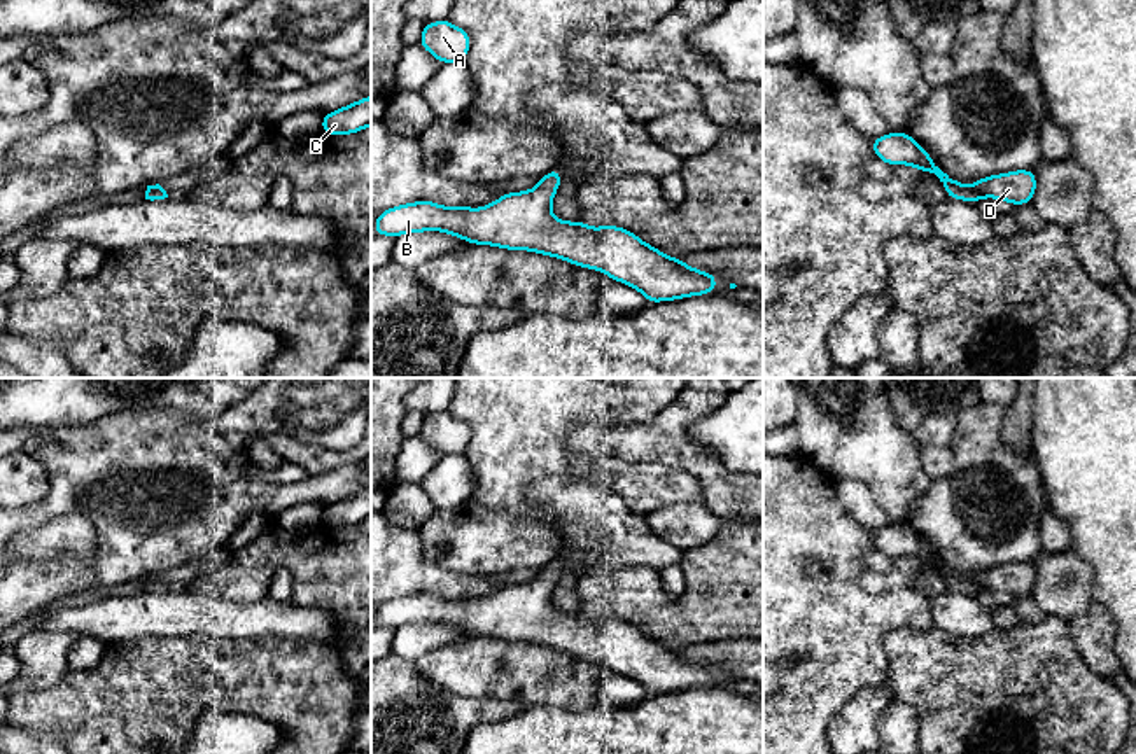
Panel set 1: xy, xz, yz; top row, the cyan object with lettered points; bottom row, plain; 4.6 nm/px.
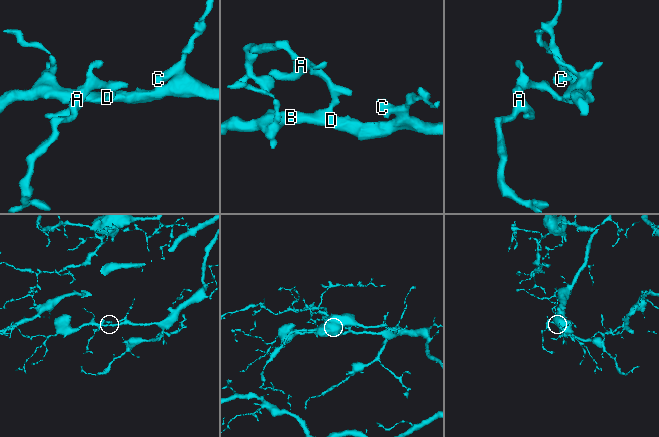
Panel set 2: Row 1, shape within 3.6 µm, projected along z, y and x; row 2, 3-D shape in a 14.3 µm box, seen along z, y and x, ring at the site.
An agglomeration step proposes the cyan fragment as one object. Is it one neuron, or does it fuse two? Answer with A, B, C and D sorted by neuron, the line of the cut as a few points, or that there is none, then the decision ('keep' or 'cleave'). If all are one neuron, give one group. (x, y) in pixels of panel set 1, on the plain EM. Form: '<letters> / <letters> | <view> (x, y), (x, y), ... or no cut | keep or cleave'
A B C D | no cut | keep

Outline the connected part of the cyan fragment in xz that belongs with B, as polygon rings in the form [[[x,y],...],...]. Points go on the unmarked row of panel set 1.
[[[550,562],[539,570],[539,577],[522,584],[506,584],[494,595],[481,600],[443,598],[427,591],[397,597],[380,604],[373,626],[397,630],[408,625],[443,623],[471,637],[492,637],[508,642],[537,644],[558,649],[571,656],[604,663],[611,672],[639,682],[648,695],[674,693],[691,688],[705,688],[716,682],[714,665],[693,661],[679,649],[669,649],[648,637],[639,628],[620,618],[590,619],[581,612],[564,614],[551,607],[551,591],[562,574],[560,562]]]

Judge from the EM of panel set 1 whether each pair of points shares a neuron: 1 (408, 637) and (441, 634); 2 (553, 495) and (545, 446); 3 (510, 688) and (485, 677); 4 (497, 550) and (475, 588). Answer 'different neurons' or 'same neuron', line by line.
1: same neuron
2: different neurons
3: same neuron
4: different neurons

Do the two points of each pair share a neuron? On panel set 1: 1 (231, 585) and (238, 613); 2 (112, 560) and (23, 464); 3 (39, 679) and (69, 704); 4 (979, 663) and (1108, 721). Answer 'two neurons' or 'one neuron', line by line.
1: two neurons
2: two neurons
3: two neurons
4: one neuron

